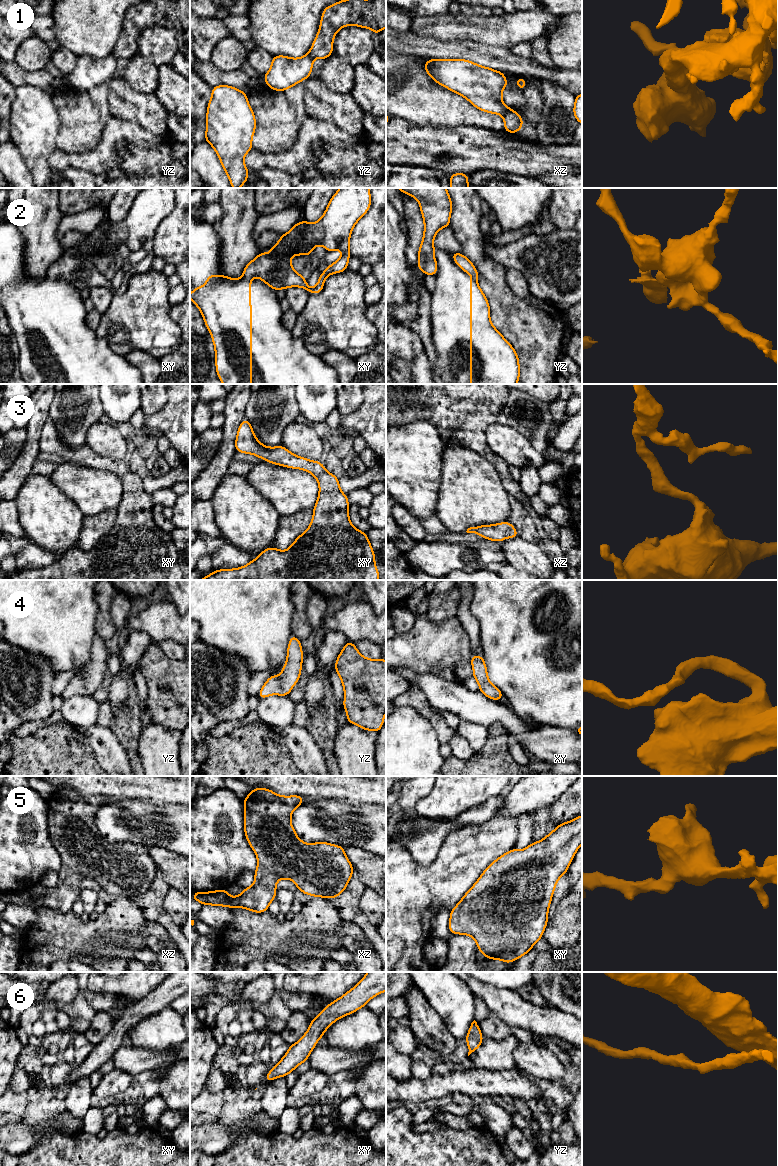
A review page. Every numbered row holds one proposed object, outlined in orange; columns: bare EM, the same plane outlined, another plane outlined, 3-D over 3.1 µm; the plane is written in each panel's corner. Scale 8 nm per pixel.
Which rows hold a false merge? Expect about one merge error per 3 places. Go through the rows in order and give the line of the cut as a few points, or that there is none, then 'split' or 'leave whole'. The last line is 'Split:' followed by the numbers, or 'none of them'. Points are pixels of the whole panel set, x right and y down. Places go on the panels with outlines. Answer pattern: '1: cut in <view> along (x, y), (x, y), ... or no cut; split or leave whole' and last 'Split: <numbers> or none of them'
1: cut in xz along (513, 110), (503, 115); split
2: cut in xy along (243, 275), (250, 280); split
3: no cut; leave whole
4: no cut; leave whole
5: no cut; leave whole
6: no cut; leave whole
Split: 1, 2

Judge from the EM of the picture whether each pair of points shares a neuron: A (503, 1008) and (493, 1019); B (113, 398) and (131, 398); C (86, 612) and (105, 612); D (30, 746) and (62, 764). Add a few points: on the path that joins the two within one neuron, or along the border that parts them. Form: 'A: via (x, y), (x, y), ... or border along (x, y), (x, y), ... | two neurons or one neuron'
A: border along (490, 1012), (493, 1012), (509, 1026) | two neurons
B: via (117, 398), (127, 398) | one neuron
C: border along (95, 590), (98, 606), (95, 620), (97, 634) | two neurons
D: via (38, 754), (48, 764), (54, 764) | one neuron

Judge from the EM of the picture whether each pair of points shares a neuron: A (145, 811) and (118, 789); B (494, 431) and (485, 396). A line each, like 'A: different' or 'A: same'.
A: different
B: different

